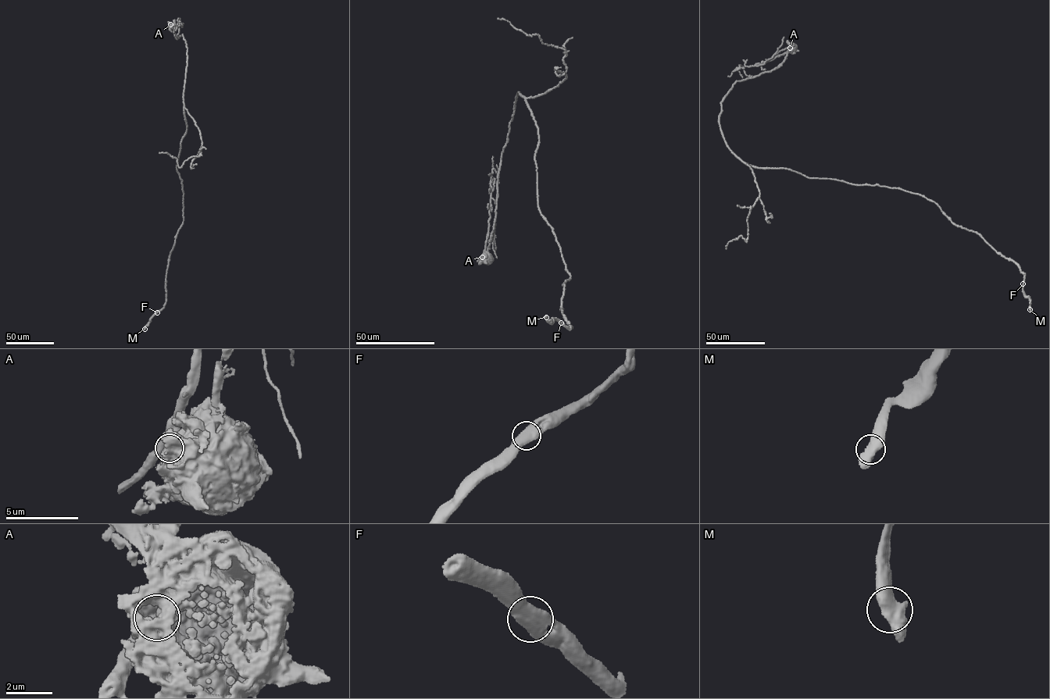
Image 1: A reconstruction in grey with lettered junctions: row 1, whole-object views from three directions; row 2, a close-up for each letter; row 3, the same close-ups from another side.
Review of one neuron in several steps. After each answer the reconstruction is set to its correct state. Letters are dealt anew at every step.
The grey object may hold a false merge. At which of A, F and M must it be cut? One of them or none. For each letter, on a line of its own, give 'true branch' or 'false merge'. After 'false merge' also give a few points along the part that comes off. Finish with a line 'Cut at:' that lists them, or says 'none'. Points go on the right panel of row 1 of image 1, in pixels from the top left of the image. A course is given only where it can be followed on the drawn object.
A: false merge | (790, 48), (783, 54), (755, 65), (763, 64), (780, 51), (794, 45)
F: true branch
M: true branch
Cut at: A

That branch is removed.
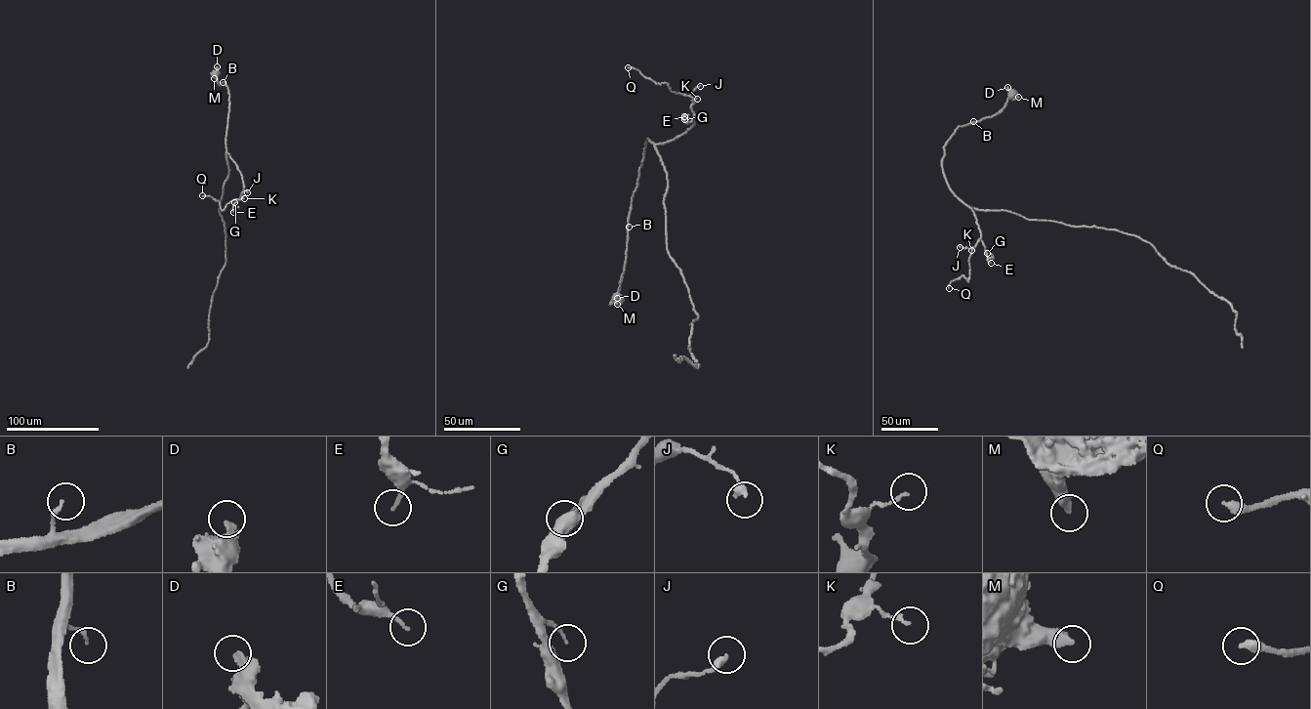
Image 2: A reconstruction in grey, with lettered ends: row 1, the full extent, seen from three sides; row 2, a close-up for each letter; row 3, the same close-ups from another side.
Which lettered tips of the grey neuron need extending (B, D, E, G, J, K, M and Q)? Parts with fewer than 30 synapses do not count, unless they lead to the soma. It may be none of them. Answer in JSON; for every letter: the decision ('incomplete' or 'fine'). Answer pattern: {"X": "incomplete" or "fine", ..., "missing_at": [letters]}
{"B": "fine", "D": "fine", "E": "fine", "G": "fine", "J": "fine", "K": "fine", "M": "fine", "Q": "fine", "missing_at": []}

